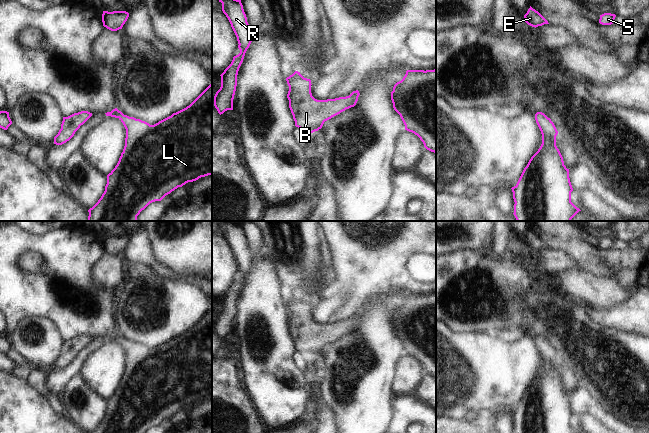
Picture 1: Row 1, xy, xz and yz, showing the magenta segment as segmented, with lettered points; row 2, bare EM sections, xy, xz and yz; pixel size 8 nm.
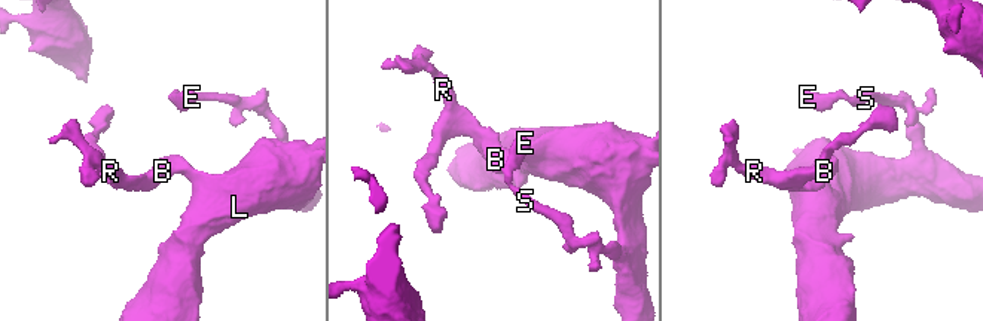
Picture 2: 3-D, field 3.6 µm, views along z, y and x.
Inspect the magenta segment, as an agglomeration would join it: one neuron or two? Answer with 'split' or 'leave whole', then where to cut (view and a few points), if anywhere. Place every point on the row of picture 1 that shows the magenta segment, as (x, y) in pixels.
leave whole; cut none

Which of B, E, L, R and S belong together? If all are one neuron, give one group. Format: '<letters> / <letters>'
B E L R S

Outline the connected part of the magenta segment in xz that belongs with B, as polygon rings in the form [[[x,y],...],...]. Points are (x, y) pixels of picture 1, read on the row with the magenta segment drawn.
[[[295,71],[286,78],[289,86],[287,98],[295,126],[307,134],[318,131],[325,121],[354,107],[360,95],[353,91],[349,96],[335,99],[317,100],[311,93],[311,80]]]

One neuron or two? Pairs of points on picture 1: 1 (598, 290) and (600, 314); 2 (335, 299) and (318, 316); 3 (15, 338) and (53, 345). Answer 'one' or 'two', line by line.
1: two
2: one
3: one

